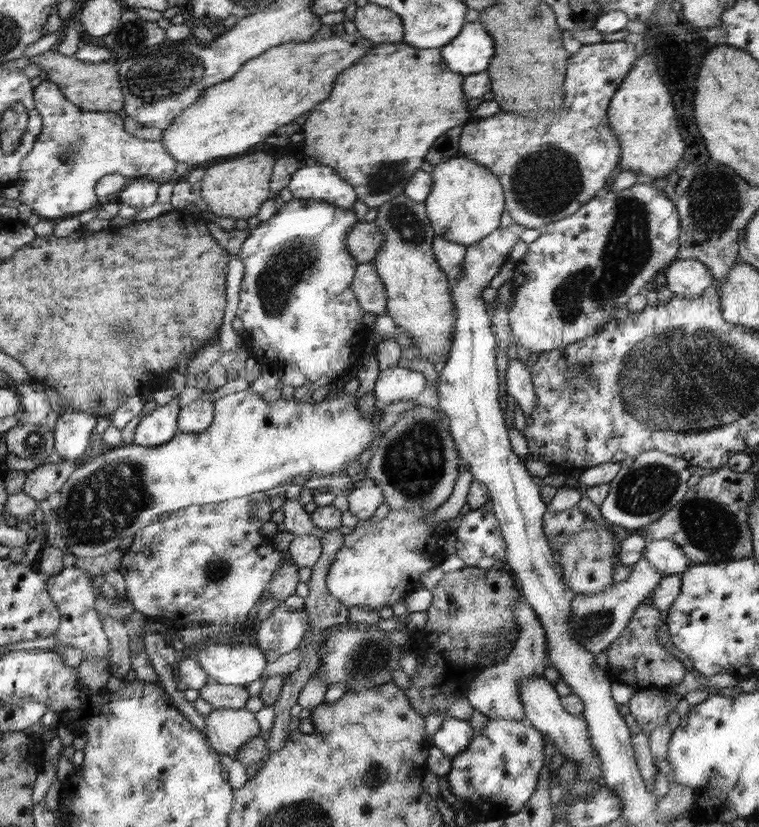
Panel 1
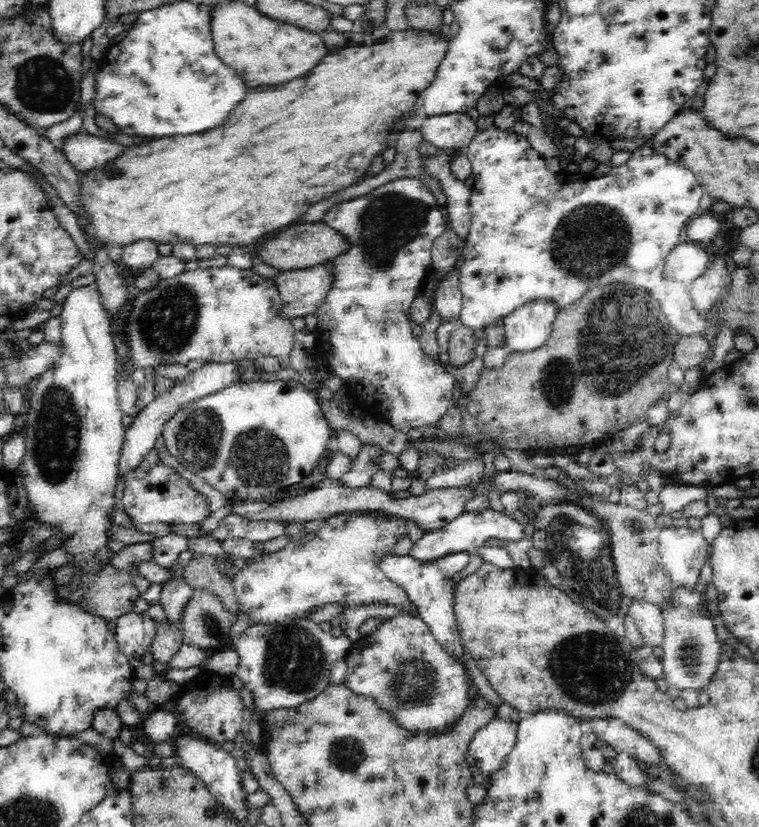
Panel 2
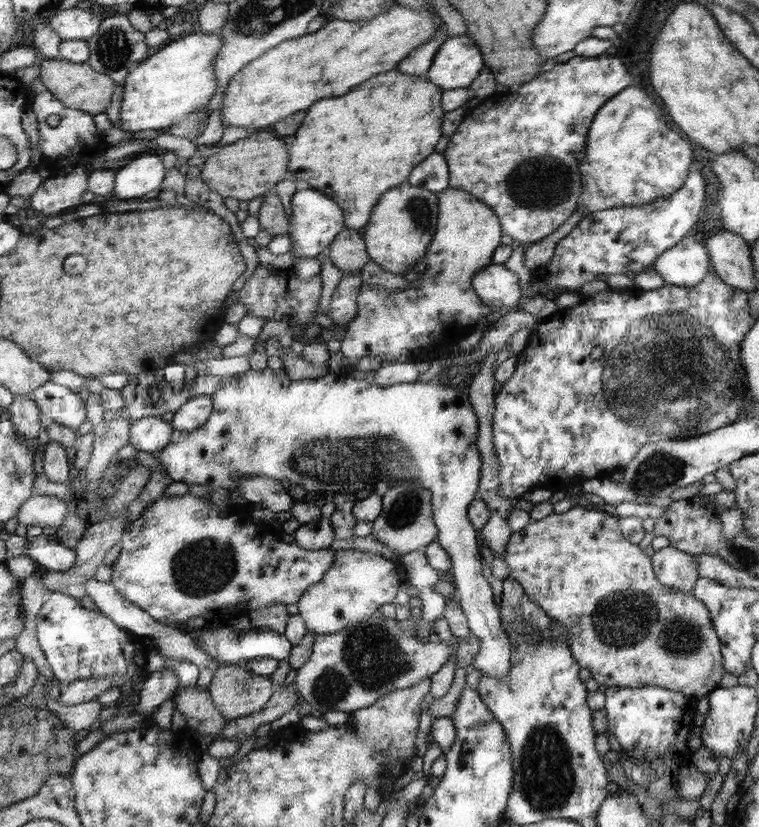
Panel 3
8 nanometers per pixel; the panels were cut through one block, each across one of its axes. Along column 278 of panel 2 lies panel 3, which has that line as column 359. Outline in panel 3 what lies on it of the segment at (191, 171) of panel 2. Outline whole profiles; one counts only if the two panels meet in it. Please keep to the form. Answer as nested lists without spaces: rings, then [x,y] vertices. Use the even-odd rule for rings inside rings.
[[[390,70],[374,76],[374,80],[366,80],[366,84],[360,84],[346,96],[320,100],[306,112],[302,126],[294,134],[294,146],[290,146],[291,178],[300,185],[306,186],[302,182],[306,180],[312,188],[330,192],[345,212],[345,228],[358,230],[368,226],[372,210],[381,196],[406,182],[412,168],[434,152],[434,146],[442,136],[440,124],[444,110],[440,98],[443,93],[444,90],[426,76],[408,76],[400,70]]]

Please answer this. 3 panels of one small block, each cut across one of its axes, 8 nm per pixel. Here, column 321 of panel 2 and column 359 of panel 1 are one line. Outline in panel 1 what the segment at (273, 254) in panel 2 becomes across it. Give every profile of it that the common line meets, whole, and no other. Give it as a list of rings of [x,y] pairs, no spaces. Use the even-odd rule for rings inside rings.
[[[360,220],[349,232],[349,252],[360,264],[372,263],[385,240],[385,233],[375,222]]]

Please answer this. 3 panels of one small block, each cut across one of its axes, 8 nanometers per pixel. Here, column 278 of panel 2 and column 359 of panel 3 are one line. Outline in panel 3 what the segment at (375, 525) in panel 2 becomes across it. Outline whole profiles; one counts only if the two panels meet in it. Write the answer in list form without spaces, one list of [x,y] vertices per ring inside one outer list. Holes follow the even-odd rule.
[[[339,549],[335,551],[333,566],[321,583],[310,587],[296,603],[297,614],[304,619],[307,629],[315,636],[334,634],[352,625],[352,622],[360,622],[376,614],[384,602],[394,602],[398,586],[404,580],[404,572],[380,553]]]

